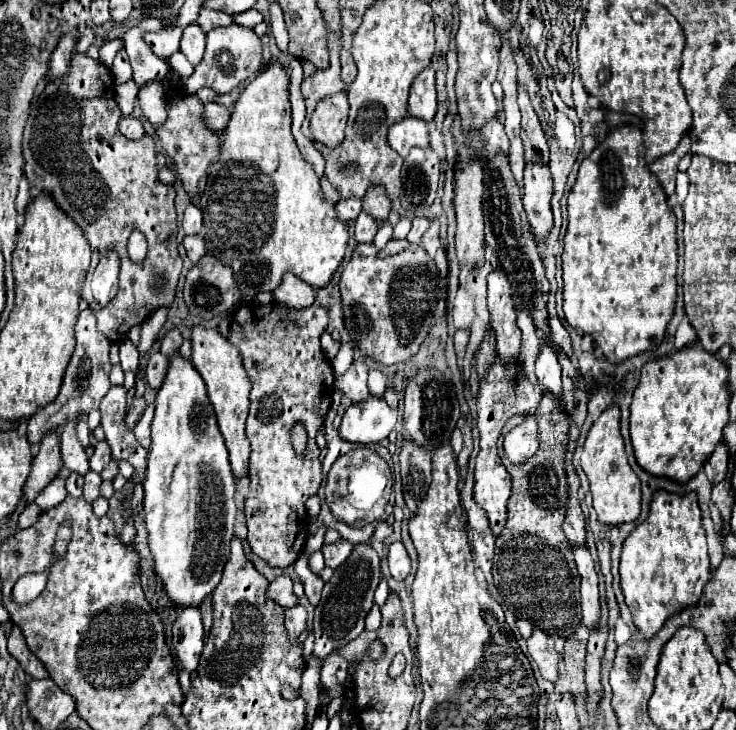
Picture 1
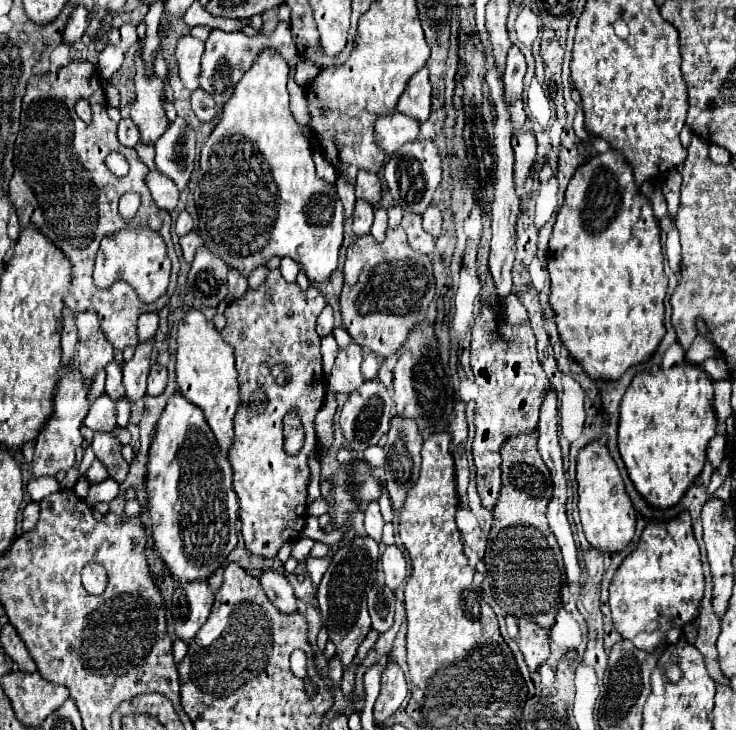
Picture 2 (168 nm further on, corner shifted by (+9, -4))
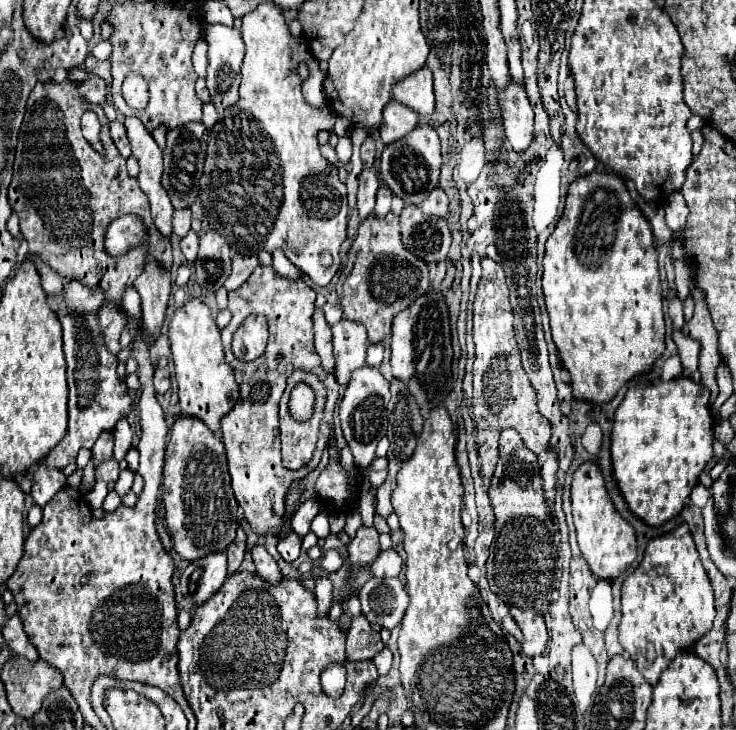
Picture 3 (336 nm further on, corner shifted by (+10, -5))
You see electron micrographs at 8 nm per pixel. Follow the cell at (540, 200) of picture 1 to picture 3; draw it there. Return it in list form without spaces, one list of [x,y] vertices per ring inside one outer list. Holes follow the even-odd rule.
[[[510,77],[506,89],[498,91],[498,105],[506,141],[512,145],[514,151],[526,151],[526,147],[532,143],[534,111],[524,87]]]

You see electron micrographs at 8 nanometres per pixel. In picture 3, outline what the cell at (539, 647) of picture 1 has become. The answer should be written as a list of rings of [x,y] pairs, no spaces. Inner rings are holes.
[[[516,605],[510,607],[510,613],[514,617],[514,621],[518,623],[518,627],[524,633],[524,641],[522,641],[522,651],[528,657],[540,655],[546,649],[548,643],[548,629],[544,625],[542,613],[534,611],[534,609],[520,609]]]

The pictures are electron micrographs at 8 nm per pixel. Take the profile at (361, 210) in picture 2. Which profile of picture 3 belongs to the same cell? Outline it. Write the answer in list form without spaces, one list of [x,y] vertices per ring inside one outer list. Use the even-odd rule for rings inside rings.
[[[366,167],[360,173],[360,187],[358,187],[358,213],[362,219],[366,219],[374,211],[374,201],[376,201],[376,191],[380,187],[378,183],[378,169]]]

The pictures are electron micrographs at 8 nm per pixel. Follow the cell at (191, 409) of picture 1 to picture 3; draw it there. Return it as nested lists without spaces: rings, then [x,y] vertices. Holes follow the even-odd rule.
[[[182,417],[170,427],[162,499],[174,549],[182,559],[192,561],[200,559],[200,555],[210,555],[212,551],[224,551],[234,541],[238,527],[238,503],[230,487],[226,451],[220,437],[198,419]]]

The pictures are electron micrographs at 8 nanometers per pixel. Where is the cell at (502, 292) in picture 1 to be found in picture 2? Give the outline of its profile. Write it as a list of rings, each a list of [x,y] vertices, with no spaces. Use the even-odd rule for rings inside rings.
[[[491,64],[491,68],[487,70],[485,76],[489,88],[491,88],[491,98],[495,104],[495,112],[497,112],[497,122],[495,122],[495,152],[497,152],[497,184],[495,184],[495,200],[493,200],[493,222],[491,222],[491,230],[493,230],[493,238],[491,238],[491,252],[489,252],[489,270],[495,282],[495,292],[497,292],[497,300],[503,302],[505,296],[509,296],[513,292],[513,280],[511,280],[511,268],[513,268],[513,260],[515,260],[515,252],[517,252],[517,216],[519,216],[519,196],[515,192],[515,184],[513,184],[513,148],[511,148],[511,130],[509,130],[509,112],[505,106],[505,98],[503,98],[503,84],[499,80],[499,72],[495,68],[495,64]]]

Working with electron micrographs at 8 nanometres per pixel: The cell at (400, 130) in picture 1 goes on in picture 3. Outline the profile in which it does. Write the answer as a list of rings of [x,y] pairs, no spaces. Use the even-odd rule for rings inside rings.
[[[390,101],[384,107],[384,115],[382,115],[382,123],[380,123],[380,137],[382,141],[388,145],[396,139],[400,139],[400,135],[408,135],[408,131],[412,131],[412,127],[416,127],[418,123],[418,115],[416,111],[408,111],[406,105],[400,105],[398,101]]]

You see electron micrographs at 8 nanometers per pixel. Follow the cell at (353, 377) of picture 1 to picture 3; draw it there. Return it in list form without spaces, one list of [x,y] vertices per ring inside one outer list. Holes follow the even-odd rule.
[[[340,319],[336,325],[332,325],[332,345],[334,345],[334,375],[336,381],[346,387],[348,379],[354,369],[362,367],[366,363],[366,327],[360,321]]]

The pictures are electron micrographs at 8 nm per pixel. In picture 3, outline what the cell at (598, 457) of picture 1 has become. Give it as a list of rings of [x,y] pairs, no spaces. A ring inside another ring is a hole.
[[[584,463],[572,481],[572,515],[580,551],[598,579],[616,579],[636,561],[636,533],[614,509],[596,463]]]

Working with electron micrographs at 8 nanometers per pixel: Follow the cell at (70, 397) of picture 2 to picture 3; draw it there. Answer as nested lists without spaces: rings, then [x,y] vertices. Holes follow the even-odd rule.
[[[72,279],[72,281],[68,281],[68,285],[64,285],[64,295],[58,301],[60,303],[58,303],[56,313],[62,321],[64,353],[66,353],[66,361],[68,361],[68,387],[70,387],[68,415],[70,417],[68,417],[68,435],[44,459],[44,463],[52,469],[64,469],[68,463],[76,463],[76,457],[78,457],[80,449],[92,449],[98,435],[102,431],[112,431],[116,427],[116,423],[122,417],[128,417],[128,413],[132,409],[132,397],[128,395],[128,385],[116,373],[118,357],[108,351],[108,347],[104,343],[104,335],[100,331],[100,323],[98,323],[98,311],[104,305],[104,291],[100,291],[98,287],[88,287],[88,285],[80,283],[78,279]]]

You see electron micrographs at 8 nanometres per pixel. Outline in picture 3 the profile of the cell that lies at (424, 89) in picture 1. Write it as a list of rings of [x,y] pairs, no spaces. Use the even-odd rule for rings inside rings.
[[[422,67],[412,75],[400,79],[392,89],[392,97],[418,115],[430,115],[434,111],[434,91],[432,91],[432,71]]]

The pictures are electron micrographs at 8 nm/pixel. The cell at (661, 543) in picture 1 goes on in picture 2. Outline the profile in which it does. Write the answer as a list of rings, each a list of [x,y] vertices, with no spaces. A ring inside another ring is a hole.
[[[689,512],[667,522],[647,522],[637,548],[621,562],[609,586],[615,630],[641,650],[655,650],[663,640],[673,644],[681,628],[697,616],[701,598],[703,570]]]

